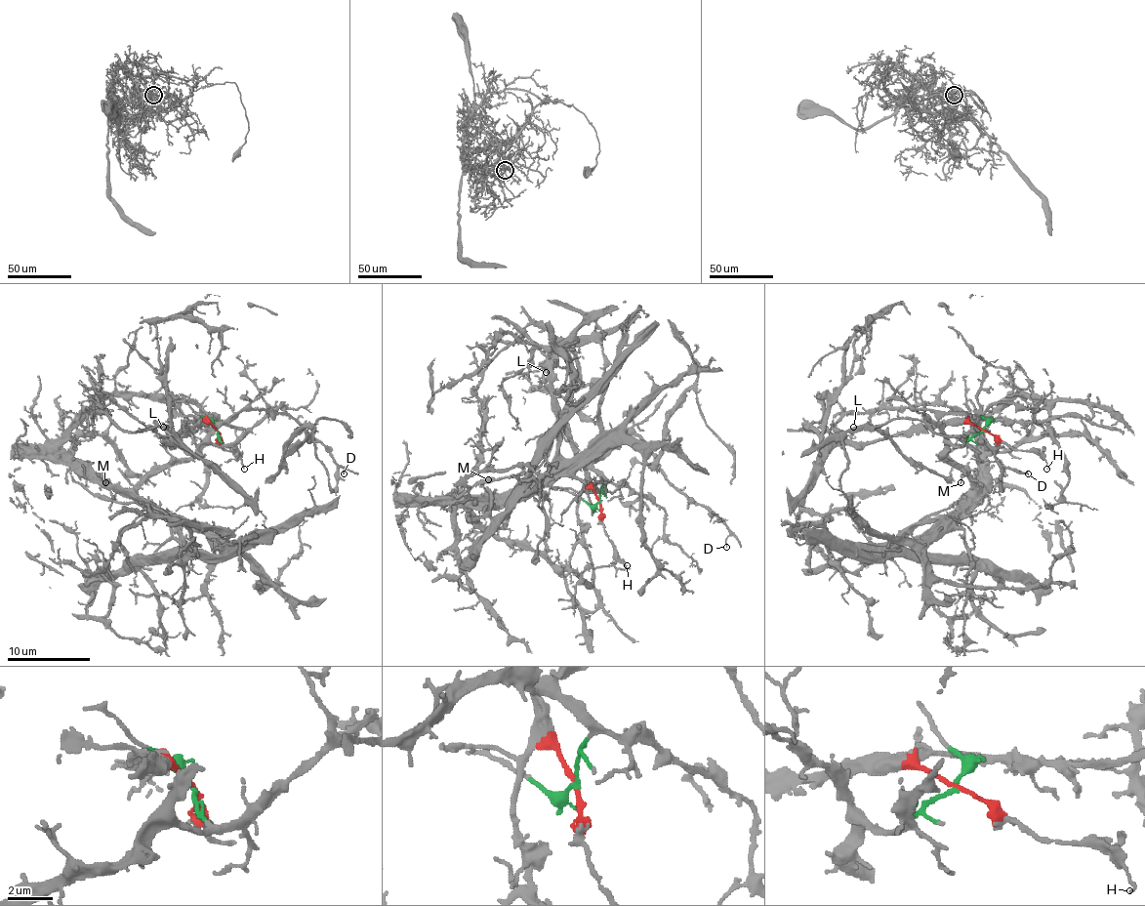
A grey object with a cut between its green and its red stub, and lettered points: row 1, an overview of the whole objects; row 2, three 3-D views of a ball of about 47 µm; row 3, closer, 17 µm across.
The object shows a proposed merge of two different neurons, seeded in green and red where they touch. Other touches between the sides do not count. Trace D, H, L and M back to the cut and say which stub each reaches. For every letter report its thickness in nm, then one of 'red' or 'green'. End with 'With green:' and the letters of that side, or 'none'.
D: 110 nm thick; green
H: 110 nm thick; red
L: 110 nm thick; red
M: 140 nm thick; green
With green: D, M

